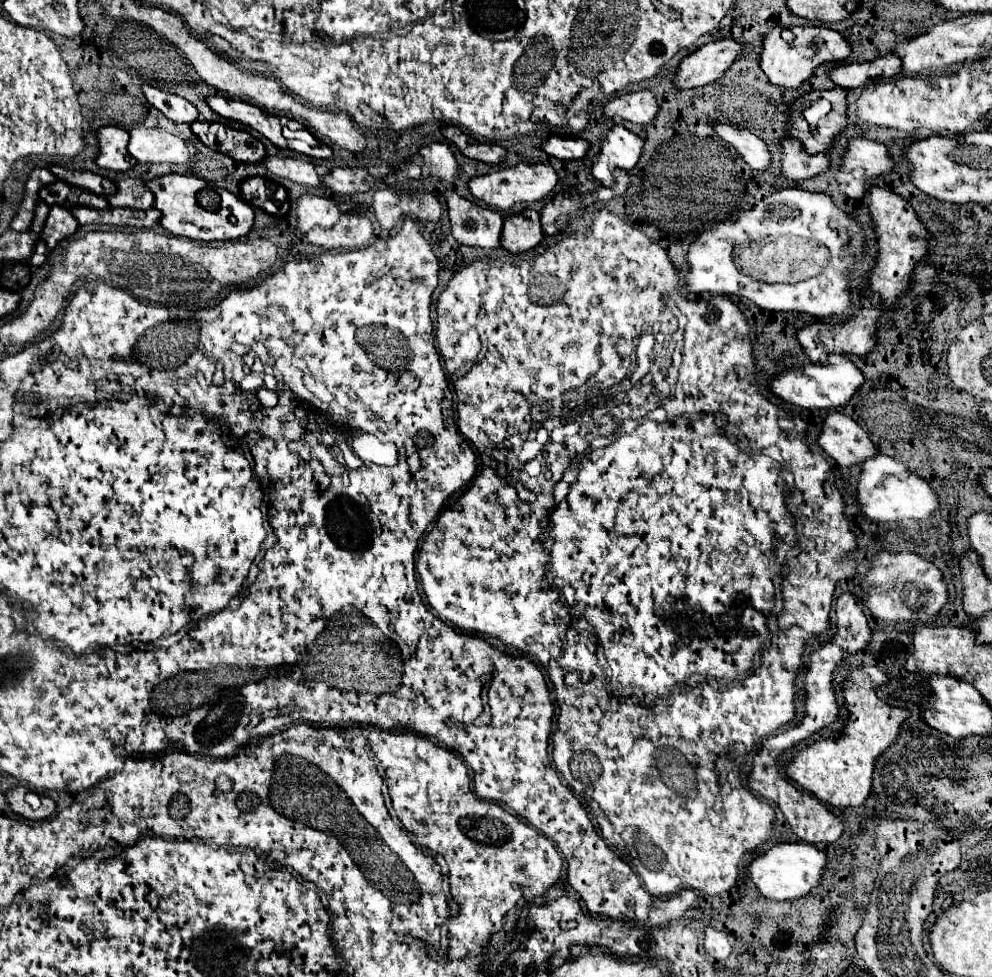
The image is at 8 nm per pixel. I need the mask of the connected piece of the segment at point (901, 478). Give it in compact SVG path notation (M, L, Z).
M877 453L861 463L861 475L857 481L855 497L859 501L859 509L871 521L923 521L931 517L931 513L939 507L939 499L927 481L911 473L901 461L883 453Z

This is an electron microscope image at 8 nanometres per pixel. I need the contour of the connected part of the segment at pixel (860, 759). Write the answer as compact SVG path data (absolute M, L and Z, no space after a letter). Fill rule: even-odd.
M875 667L875 675L869 677L861 669L853 669L843 683L843 697L847 707L847 719L843 721L843 729L837 739L823 739L805 749L797 751L789 763L785 765L787 775L813 793L819 801L831 807L857 807L863 805L871 791L871 775L875 759L895 741L895 735L907 719L909 711L901 707L893 707L883 703L875 687L883 685L889 677Z

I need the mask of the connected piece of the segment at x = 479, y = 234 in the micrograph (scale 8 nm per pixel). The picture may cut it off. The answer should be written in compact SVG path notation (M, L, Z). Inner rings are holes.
M447 189L443 195L447 199L451 233L461 245L483 249L499 247L503 217L497 211L467 201L465 197L459 197L451 189Z

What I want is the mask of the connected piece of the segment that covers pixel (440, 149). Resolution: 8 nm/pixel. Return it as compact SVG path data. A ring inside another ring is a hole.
M431 143L427 147L419 149L419 155L423 157L423 165L425 171L431 175L437 175L443 181L453 183L459 175L459 165L449 149L449 145L445 143Z

